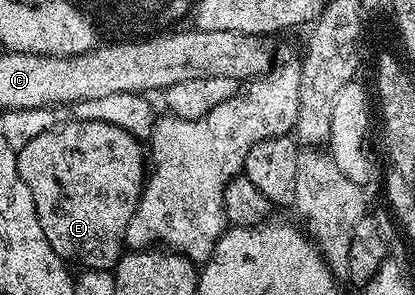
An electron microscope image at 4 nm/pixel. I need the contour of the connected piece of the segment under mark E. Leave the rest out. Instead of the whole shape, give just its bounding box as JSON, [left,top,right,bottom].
[16,118,146,271]

